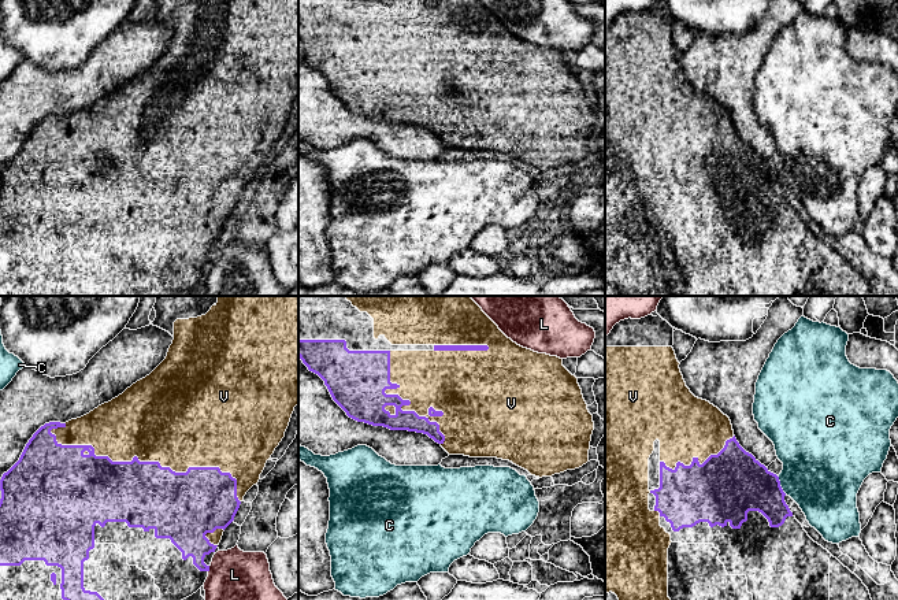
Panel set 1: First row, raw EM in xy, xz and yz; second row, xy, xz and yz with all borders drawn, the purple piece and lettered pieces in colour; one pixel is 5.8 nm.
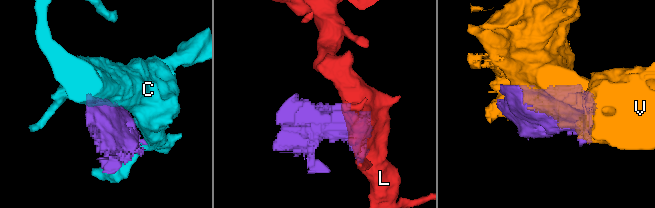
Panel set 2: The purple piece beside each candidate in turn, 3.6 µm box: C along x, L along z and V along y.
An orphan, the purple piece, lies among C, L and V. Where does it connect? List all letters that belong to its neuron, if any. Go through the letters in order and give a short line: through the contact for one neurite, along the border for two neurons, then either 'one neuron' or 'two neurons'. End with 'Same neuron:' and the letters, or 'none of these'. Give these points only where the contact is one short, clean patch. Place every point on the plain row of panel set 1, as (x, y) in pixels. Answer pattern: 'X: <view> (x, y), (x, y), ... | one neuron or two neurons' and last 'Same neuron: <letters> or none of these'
C: two neurons
L: two neurons
V: one neuron
Same neuron: V

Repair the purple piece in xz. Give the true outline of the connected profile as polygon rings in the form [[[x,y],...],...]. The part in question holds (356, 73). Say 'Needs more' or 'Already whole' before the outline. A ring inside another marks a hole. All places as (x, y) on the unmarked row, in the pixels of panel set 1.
Needs more. [[[298,0],[298,51],[309,64],[318,67],[333,93],[357,115],[427,127],[449,148],[497,151],[509,153],[535,170],[552,170],[575,163],[589,155],[594,123],[578,71],[564,59],[563,52],[523,41],[508,32],[480,0]]]

